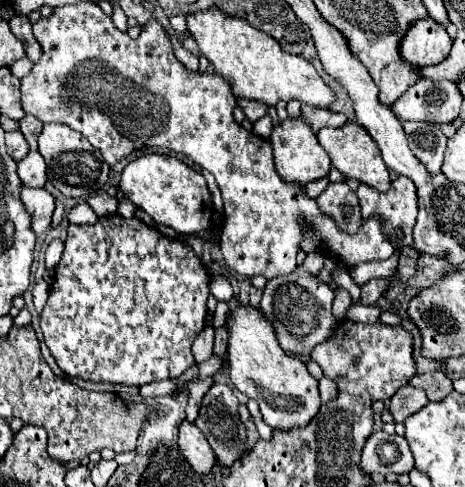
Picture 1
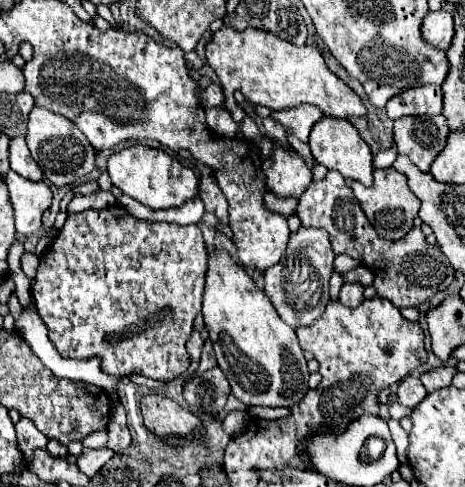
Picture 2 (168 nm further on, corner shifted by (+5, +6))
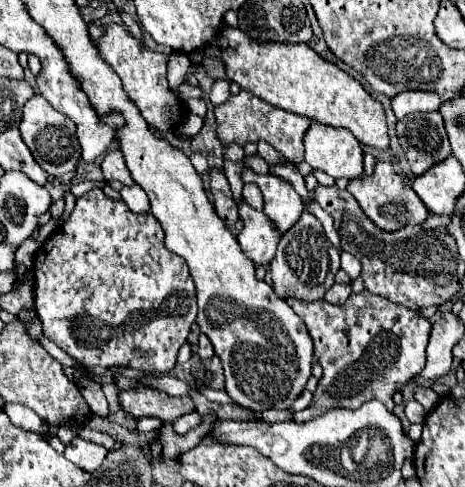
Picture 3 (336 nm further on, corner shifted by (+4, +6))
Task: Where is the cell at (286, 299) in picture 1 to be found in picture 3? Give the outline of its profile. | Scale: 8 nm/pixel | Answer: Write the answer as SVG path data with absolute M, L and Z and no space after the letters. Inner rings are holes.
M304 212L300 220L282 234L274 260L270 262L272 286L280 298L294 296L298 300L320 300L334 284L334 276L340 270L340 252L328 242L322 224L310 212Z

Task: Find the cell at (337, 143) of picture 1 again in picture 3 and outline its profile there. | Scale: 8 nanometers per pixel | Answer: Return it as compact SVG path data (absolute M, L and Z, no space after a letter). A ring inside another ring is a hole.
M312 122L304 134L306 162L332 178L362 176L362 146L344 128Z

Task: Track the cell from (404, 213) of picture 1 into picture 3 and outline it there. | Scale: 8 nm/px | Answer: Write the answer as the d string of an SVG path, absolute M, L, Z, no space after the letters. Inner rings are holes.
M376 162L372 176L362 176L362 178L350 180L350 184L346 188L358 200L364 214L382 230L394 232L408 224L422 224L428 216L426 206L420 202L418 194L410 186L410 180L404 176L404 172L398 164Z

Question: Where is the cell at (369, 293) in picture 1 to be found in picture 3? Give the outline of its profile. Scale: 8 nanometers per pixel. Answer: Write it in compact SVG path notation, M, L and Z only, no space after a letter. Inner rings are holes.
M334 284L328 294L324 294L324 300L330 302L330 304L344 304L350 296L350 286L348 284Z

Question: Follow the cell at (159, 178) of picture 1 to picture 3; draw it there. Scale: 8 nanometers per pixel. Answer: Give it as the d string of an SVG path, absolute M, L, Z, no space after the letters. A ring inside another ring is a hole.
M118 150L108 152L108 154L104 156L104 160L102 160L102 172L104 172L106 182L110 182L110 180L120 180L124 186L132 186L132 184L134 184L132 176L130 176L130 170L126 168L124 158L122 158L122 154L120 154Z

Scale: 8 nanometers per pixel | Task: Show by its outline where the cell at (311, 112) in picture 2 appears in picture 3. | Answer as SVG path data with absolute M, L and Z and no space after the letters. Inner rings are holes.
M240 90L240 94L230 96L224 104L214 106L214 116L216 116L216 132L218 138L222 142L222 146L230 146L230 144L248 144L248 142L260 142L266 140L268 144L272 144L278 152L284 154L284 158L292 164L300 164L304 160L304 146L302 146L302 138L308 130L308 126L312 124L308 118L280 110L270 106L268 102Z

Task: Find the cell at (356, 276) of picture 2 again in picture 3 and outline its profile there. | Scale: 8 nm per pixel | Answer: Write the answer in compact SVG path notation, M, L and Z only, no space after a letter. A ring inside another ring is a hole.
M342 252L342 270L350 276L350 278L356 278L360 274L360 262L348 254L348 252Z

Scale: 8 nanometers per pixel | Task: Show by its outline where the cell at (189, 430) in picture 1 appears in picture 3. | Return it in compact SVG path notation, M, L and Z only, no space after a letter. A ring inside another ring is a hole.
M130 388L118 390L118 402L124 412L134 418L158 416L162 422L174 422L176 418L194 410L190 396L168 396L156 388Z

